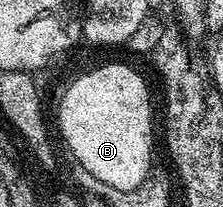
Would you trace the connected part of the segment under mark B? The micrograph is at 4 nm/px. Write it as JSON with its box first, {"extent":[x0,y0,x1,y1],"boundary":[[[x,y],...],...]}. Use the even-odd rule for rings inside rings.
{"extent":[62,65,154,191],"boundary":[[[102,65],[99,69],[86,69],[81,81],[74,84],[62,107],[62,125],[70,141],[73,154],[92,171],[100,183],[116,187],[116,191],[132,191],[151,176],[150,152],[154,149],[154,117],[150,114],[150,89],[134,69],[126,65]]]}

